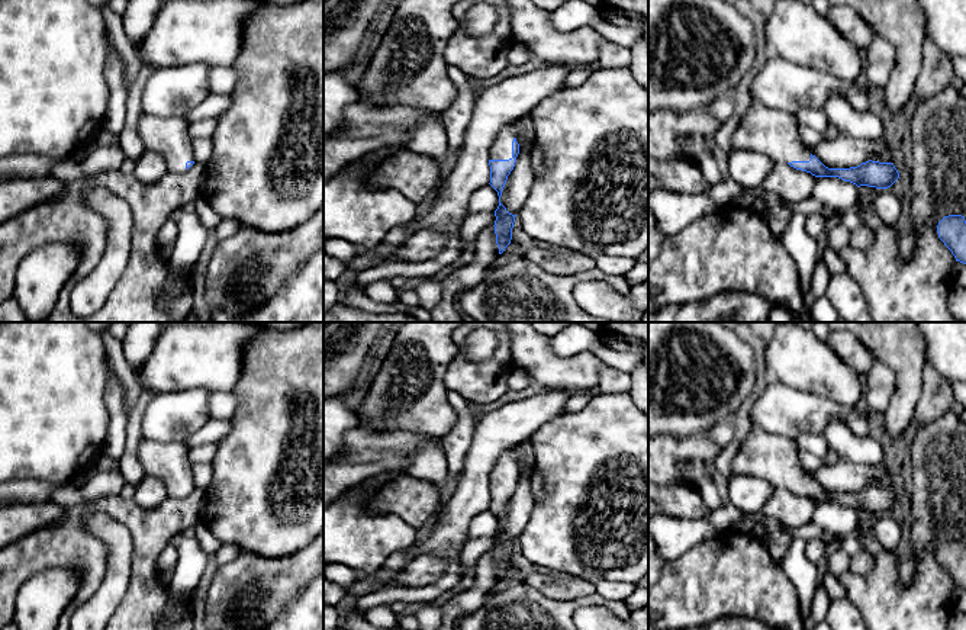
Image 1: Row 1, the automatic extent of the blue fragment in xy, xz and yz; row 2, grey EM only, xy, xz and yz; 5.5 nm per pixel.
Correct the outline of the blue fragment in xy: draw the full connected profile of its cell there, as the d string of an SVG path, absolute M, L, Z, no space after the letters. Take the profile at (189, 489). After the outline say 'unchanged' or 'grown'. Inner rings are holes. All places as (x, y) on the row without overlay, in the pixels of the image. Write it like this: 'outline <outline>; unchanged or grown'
outline M142 440L138 457L146 476L160 478L170 498L184 498L194 489L193 463L183 441L157 443Z; grown

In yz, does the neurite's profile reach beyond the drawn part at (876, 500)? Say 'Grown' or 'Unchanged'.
Grown

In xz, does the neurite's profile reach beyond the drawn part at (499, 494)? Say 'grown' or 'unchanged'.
grown

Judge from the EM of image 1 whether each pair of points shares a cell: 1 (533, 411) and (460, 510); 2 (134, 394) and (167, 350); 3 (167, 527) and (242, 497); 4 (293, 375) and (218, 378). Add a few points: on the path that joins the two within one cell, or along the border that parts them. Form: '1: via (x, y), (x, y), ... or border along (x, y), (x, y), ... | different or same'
1: via (506, 433), (479, 460), (473, 484) | same
2: border along (134, 372), (142, 389) | different
3: border along (206, 489), (206, 507), (202, 520) | different
4: border along (248, 343), (242, 356), (241, 376), (231, 389) | different

